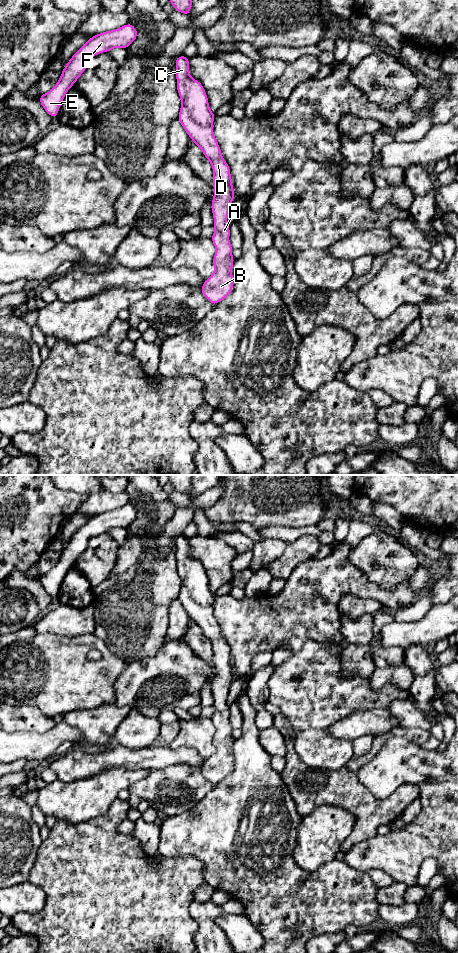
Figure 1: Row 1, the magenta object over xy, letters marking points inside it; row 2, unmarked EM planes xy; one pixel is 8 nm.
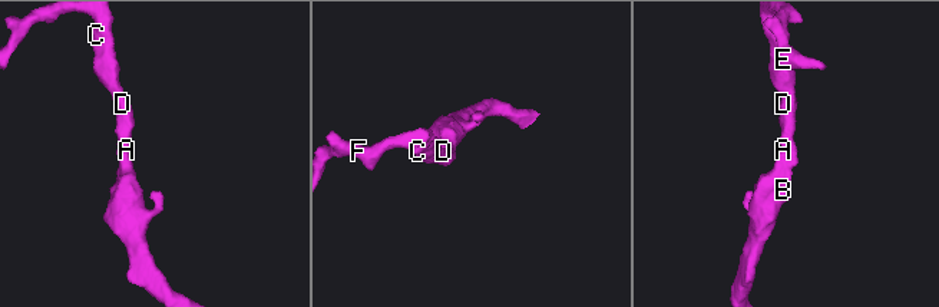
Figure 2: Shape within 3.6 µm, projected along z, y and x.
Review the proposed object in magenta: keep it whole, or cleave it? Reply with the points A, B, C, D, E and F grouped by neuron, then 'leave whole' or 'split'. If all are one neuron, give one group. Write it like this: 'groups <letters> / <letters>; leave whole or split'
groups A B C D E F; leave whole

